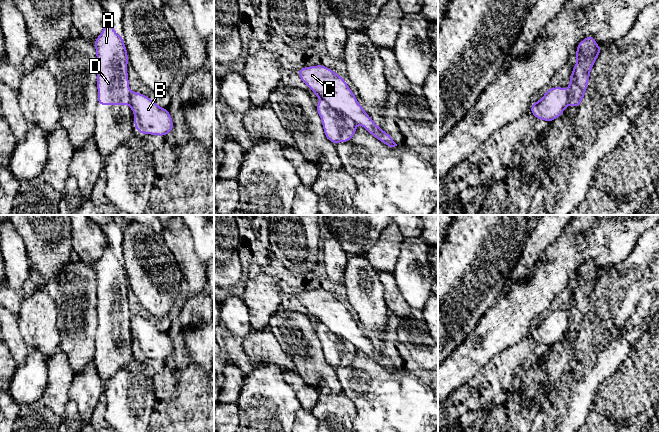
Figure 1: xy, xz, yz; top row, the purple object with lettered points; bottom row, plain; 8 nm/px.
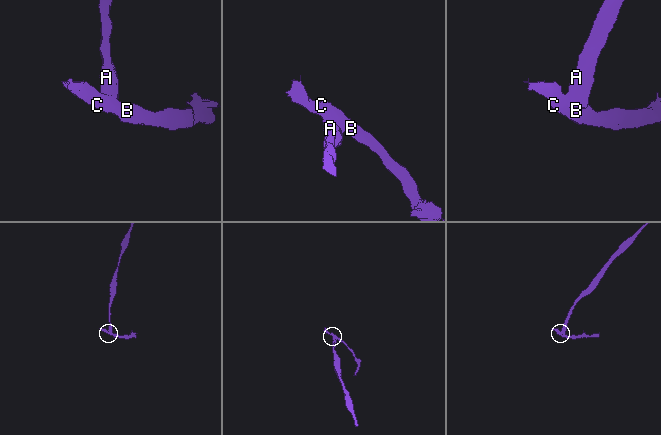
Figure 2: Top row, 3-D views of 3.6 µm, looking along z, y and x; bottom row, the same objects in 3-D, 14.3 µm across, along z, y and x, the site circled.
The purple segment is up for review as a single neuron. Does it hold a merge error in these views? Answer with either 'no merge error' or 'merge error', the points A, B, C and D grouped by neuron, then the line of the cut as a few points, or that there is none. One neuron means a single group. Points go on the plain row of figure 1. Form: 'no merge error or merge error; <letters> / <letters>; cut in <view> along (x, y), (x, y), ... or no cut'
merge error; A D / B C; cut in xz along (321, 323), (333, 333), (350, 341), (356, 347)

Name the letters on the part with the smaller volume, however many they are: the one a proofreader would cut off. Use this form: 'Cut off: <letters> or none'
Cut off: B, C

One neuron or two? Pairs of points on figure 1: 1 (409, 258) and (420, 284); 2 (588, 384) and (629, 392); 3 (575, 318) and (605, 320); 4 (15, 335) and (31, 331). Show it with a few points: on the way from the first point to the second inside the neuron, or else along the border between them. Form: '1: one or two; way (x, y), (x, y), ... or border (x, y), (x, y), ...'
1: one; way (411, 264), (414, 278)
2: two; border (616, 371), (599, 386), (589, 408)
3: two; border (590, 296), (588, 310), (575, 341)
4: two; border (17, 315), (18, 329), (29, 350)

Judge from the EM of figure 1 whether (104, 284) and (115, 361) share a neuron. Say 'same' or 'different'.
same

